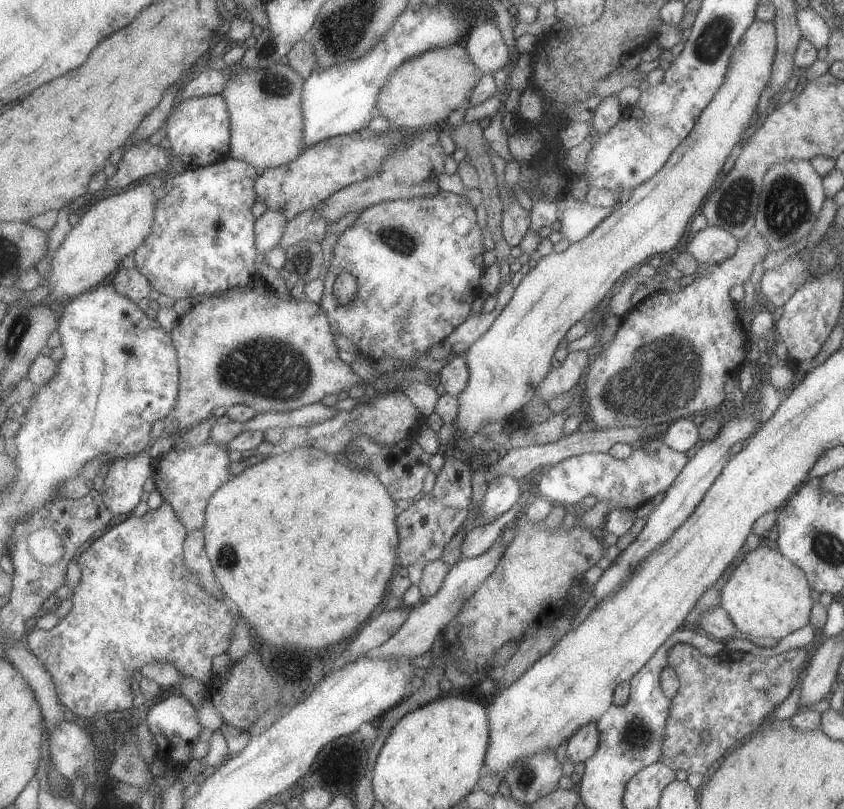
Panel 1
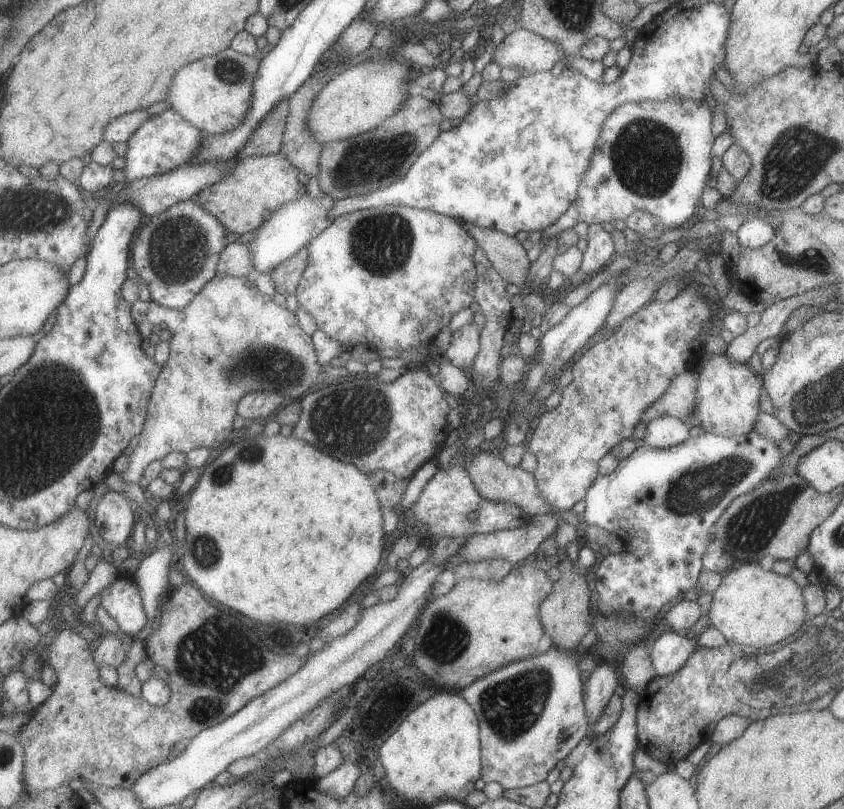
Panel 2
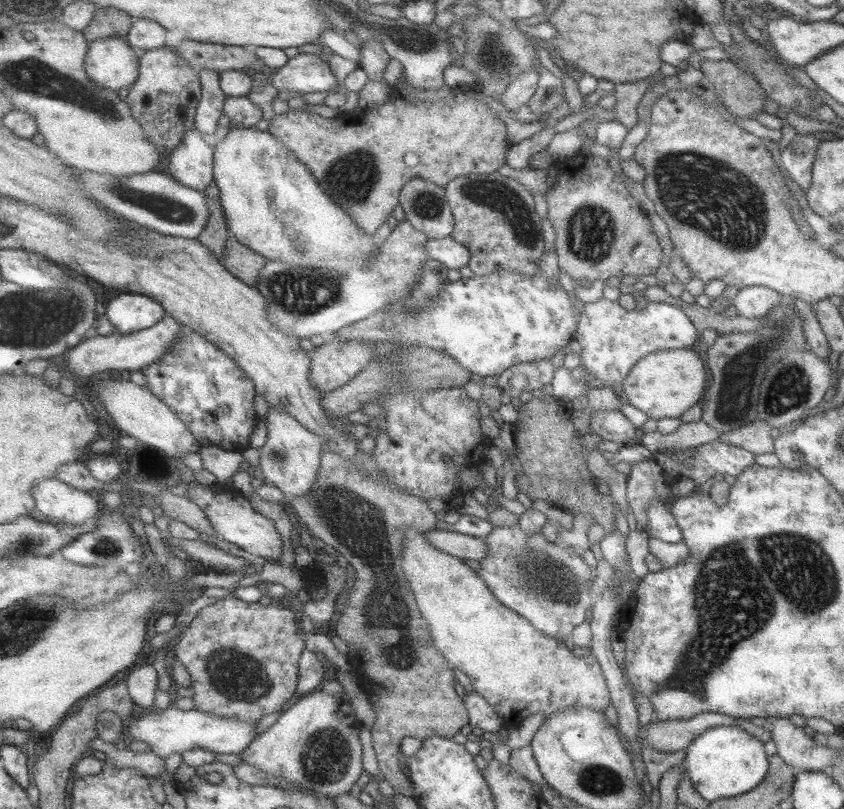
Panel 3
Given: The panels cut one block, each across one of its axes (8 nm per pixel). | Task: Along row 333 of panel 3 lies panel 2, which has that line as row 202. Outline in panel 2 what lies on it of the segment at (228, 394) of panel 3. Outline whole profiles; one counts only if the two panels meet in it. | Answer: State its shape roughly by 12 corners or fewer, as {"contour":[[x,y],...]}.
{"contour":[[197,198],[151,217],[134,268],[187,308],[219,274],[225,224]]}

